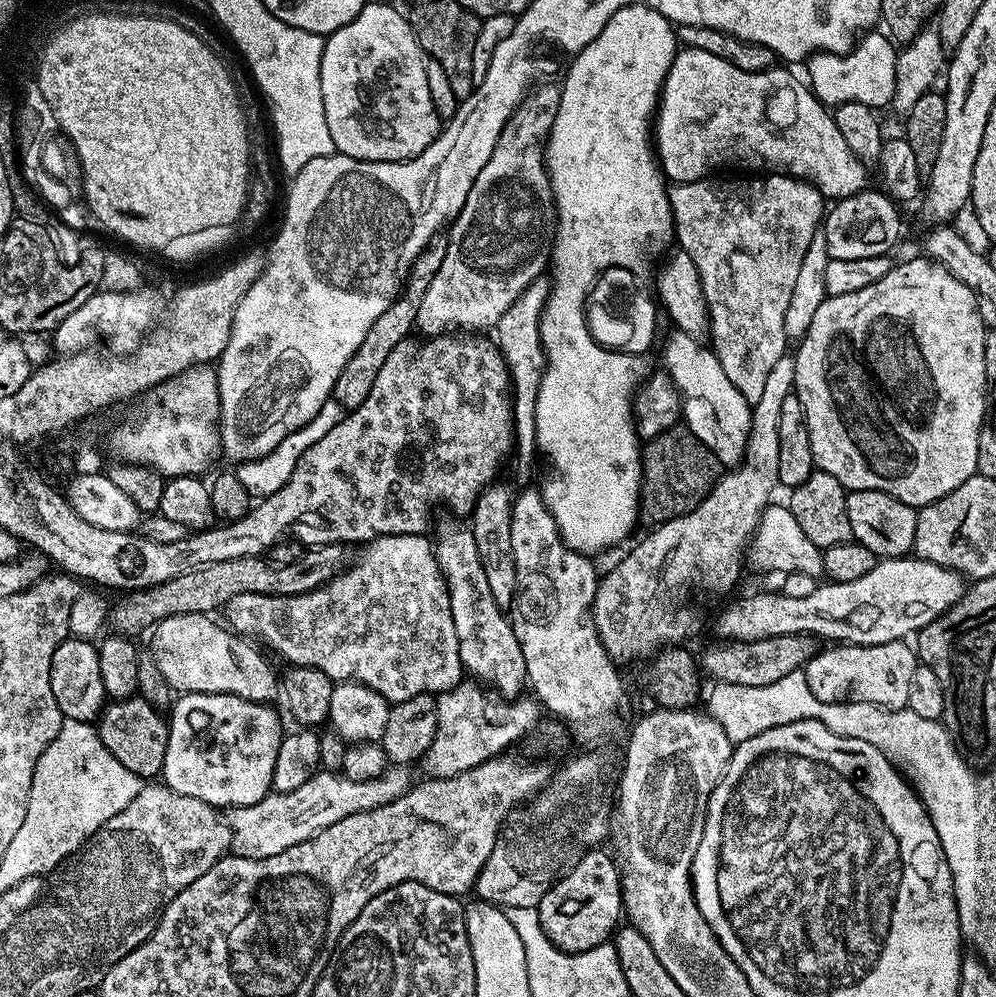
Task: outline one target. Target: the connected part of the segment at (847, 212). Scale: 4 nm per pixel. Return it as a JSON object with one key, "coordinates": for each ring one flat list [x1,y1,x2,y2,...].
{"coordinates":[[865,190,845,200,835,201,827,209,822,221,822,235,826,238,829,260,874,258,887,256,893,251,891,248,900,236,900,214,893,197,880,192]]}

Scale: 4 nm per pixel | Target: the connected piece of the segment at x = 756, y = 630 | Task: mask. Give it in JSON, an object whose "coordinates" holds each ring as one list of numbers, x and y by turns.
{"coordinates":[[912,554,880,558,870,574,862,574,854,582,817,583,814,594,806,594,806,598,790,598,782,590,744,596,721,610,716,632,724,642,811,634,828,640,824,642,885,644,919,632,958,603,965,591,965,577,953,568,943,568]]}

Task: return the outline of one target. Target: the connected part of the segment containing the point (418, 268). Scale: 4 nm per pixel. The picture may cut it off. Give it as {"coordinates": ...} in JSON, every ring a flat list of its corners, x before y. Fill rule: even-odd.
{"coordinates":[[437,234,434,238,430,238,422,254,418,254,418,258,412,263,412,268,408,271,408,279,404,281,404,286,396,297,396,301,376,319,374,326,370,326,366,338,362,338,362,346,354,350,354,358,350,358,346,366,342,366,342,374,338,374,338,382,332,391,332,399,337,400,341,408,351,410,362,406,362,402,366,402,370,394,370,386,374,386,374,378,378,378,378,370,382,370,382,362,390,358,390,350,394,350,396,344,409,339,408,331,413,331,418,306,422,302,422,294,426,294,426,286,430,286,430,278,438,274,438,266,442,264,447,245,447,235]]}

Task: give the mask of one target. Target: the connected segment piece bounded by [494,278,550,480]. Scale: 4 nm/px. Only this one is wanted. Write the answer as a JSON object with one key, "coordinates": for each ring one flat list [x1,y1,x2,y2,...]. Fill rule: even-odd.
{"coordinates":[[547,279,535,280,514,302,502,318,498,318,494,329,494,340,504,361,508,363,510,395,512,398,512,435,514,437,514,460,516,456,516,476,524,480,532,472,532,459,537,459,536,427,534,426,534,402,538,398,538,386,544,373,544,347,540,344,540,315,548,300]]}

